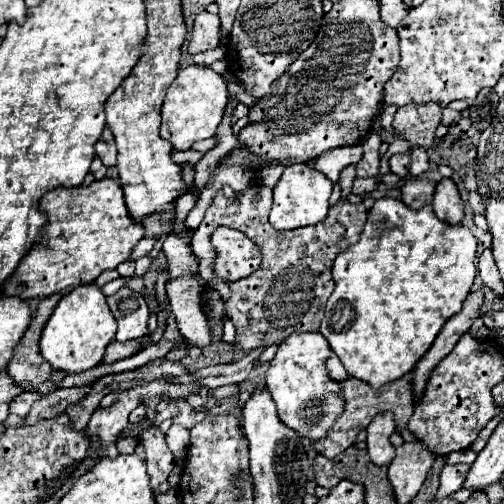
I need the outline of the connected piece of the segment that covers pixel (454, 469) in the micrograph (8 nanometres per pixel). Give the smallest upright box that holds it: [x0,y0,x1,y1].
[438,464,470,496]

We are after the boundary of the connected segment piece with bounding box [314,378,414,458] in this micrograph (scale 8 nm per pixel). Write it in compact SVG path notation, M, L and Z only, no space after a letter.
M350 378L346 382L342 382L342 388L344 388L344 400L346 400L346 410L344 414L336 420L334 424L334 430L332 434L328 434L328 438L324 440L318 440L314 446L316 450L326 456L326 458L336 458L340 452L344 452L346 448L350 448L358 436L360 430L368 428L370 420L378 414L378 412L384 412L384 410L390 410L394 416L400 416L404 414L404 422L410 420L412 412L414 412L414 402L412 402L412 386L410 382L404 378L404 380L396 380L392 384L386 384L384 388L368 388L368 384L364 384L362 380L356 380L356 378Z

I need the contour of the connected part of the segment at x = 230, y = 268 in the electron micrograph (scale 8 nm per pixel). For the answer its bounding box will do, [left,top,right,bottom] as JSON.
[212,228,262,280]

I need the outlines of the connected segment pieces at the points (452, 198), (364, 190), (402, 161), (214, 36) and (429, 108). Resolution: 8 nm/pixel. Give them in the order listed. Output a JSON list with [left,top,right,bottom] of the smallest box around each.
[[432,178,466,224],[352,178,380,196],[390,154,410,178],[188,12,220,54],[392,104,442,150]]

